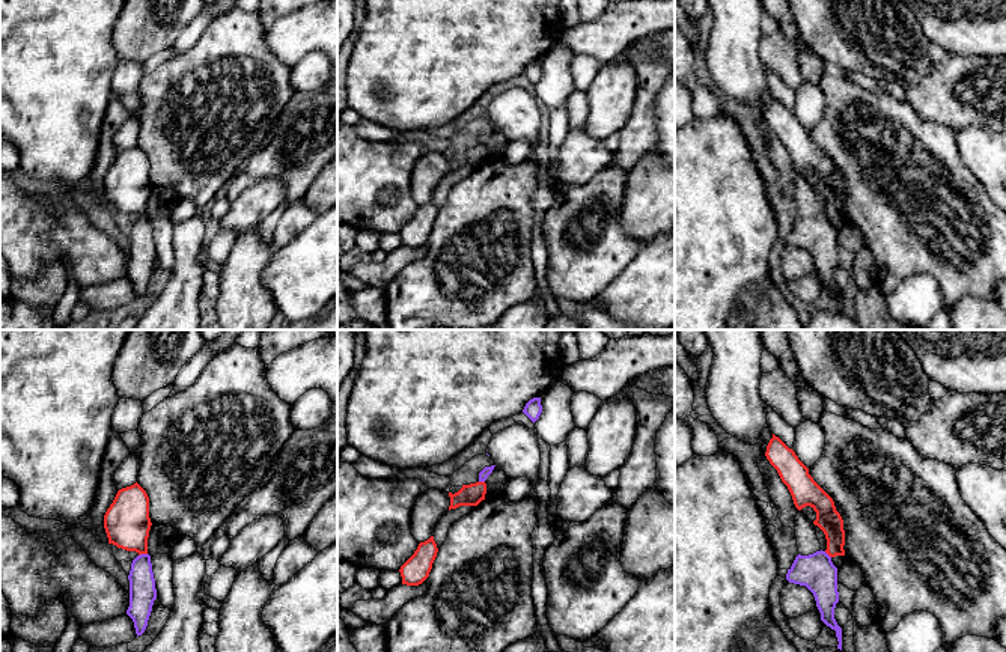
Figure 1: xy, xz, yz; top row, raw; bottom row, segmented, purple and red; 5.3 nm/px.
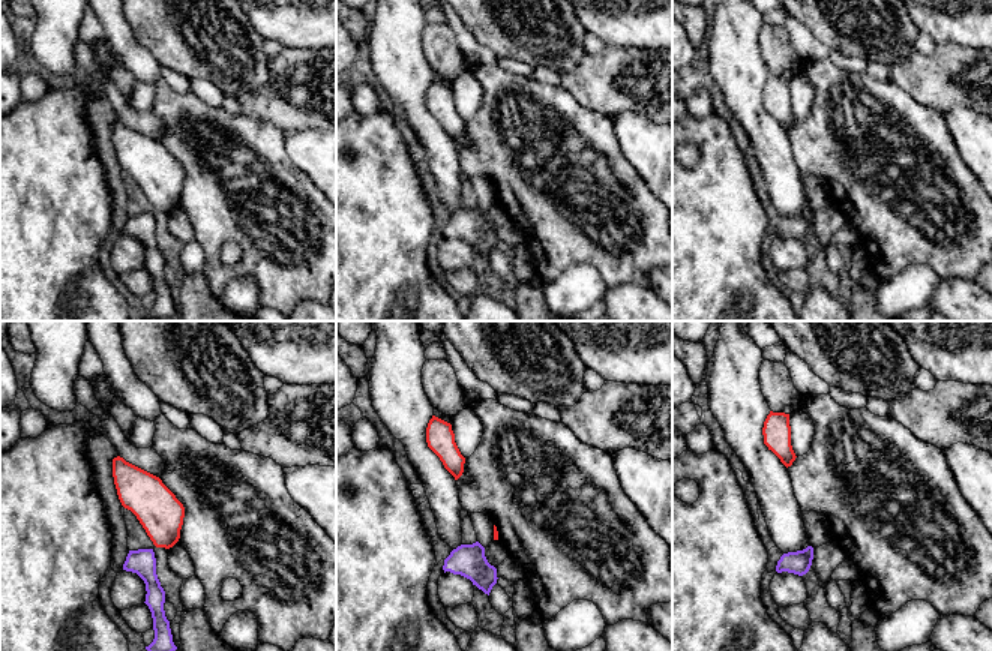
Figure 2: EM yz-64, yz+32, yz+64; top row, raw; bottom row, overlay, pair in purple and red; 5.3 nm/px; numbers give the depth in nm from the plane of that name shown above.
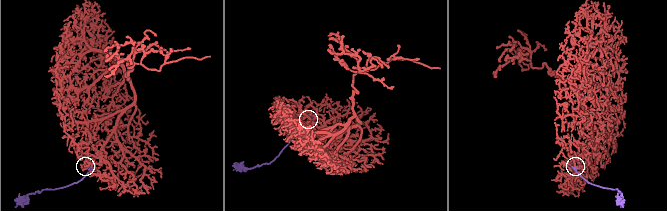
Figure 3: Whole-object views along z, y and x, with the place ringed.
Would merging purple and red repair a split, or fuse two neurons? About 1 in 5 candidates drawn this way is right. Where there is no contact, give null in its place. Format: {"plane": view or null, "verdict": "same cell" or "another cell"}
{"plane": "xy", "verdict": "another cell"}

